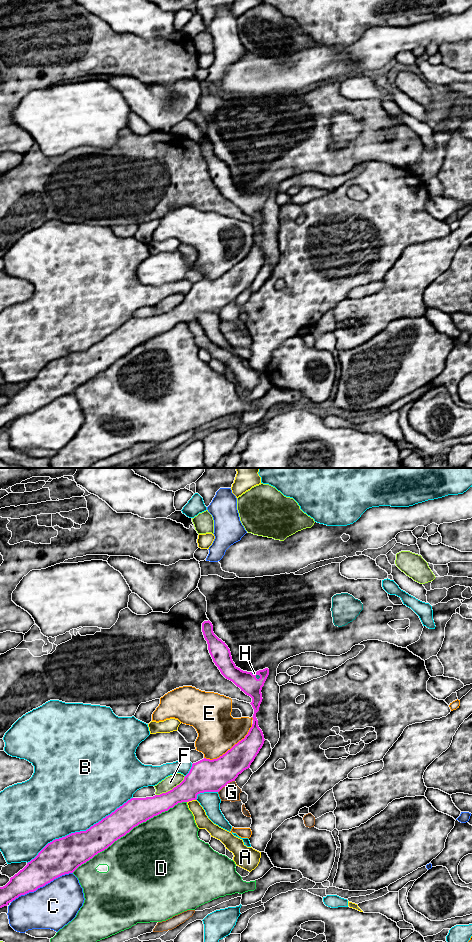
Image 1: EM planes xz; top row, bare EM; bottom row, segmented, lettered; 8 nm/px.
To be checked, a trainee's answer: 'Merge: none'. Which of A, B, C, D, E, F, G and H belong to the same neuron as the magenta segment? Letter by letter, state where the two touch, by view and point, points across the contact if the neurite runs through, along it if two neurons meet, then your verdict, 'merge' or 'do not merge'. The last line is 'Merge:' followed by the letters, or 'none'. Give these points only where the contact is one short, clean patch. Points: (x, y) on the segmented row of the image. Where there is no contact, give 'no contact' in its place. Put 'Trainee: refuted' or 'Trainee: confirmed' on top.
Trainee: refuted
A: xz (191, 800) | do not merge
B: xz (80, 831) | do not merge
C: xz (41, 886) | do not merge
D: xz (129, 831) | do not merge
E: xz (231, 748) | do not merge
F: xz (172, 789) | do not merge
G: xz (226, 784) | do not merge
H: xz (256, 674) | across xz (248, 683), (256, 674), (254, 673) | merge
Merge: H

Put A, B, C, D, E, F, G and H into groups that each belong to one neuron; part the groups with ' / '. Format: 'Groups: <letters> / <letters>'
Groups: A / B / C / D / E / F / G / H

